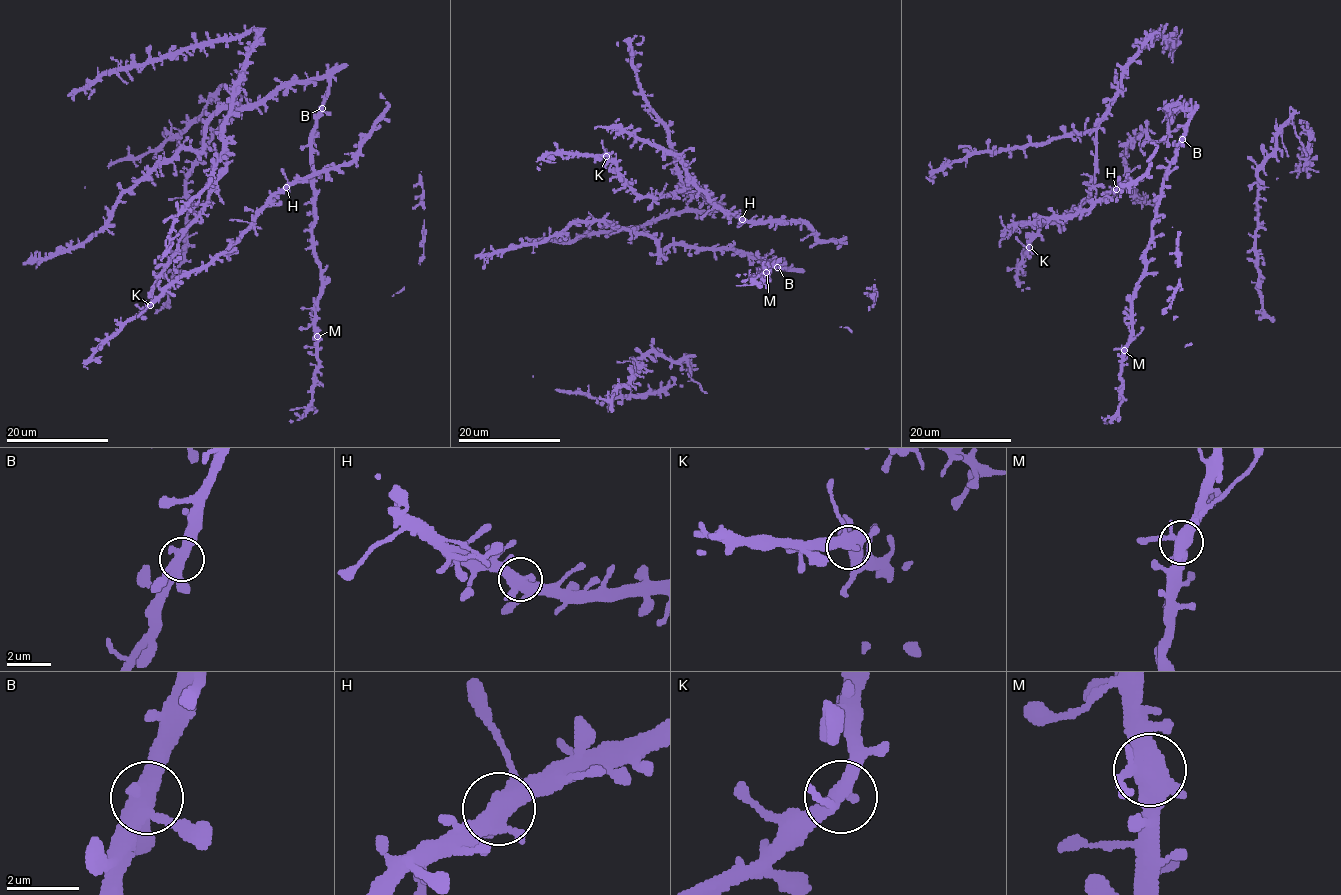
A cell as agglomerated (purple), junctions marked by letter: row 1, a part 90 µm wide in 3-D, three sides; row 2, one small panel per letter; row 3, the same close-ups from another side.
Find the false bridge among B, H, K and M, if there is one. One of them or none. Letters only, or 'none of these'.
none of these

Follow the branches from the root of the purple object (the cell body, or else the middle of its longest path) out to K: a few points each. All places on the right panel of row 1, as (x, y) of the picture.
K: (1106, 195), (1074, 215), (1042, 217), (1031, 223), (1019, 221), (1003, 232), (1005, 237), (1015, 237), (1029, 247)

